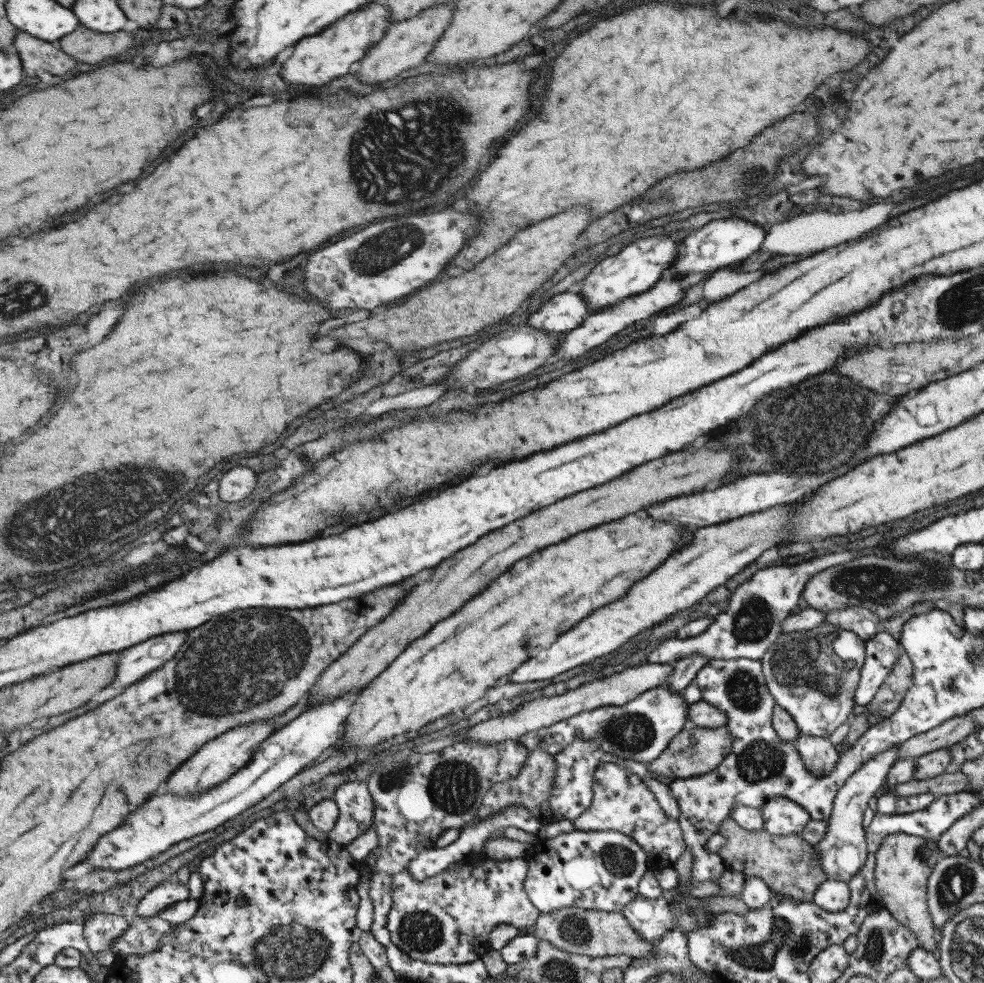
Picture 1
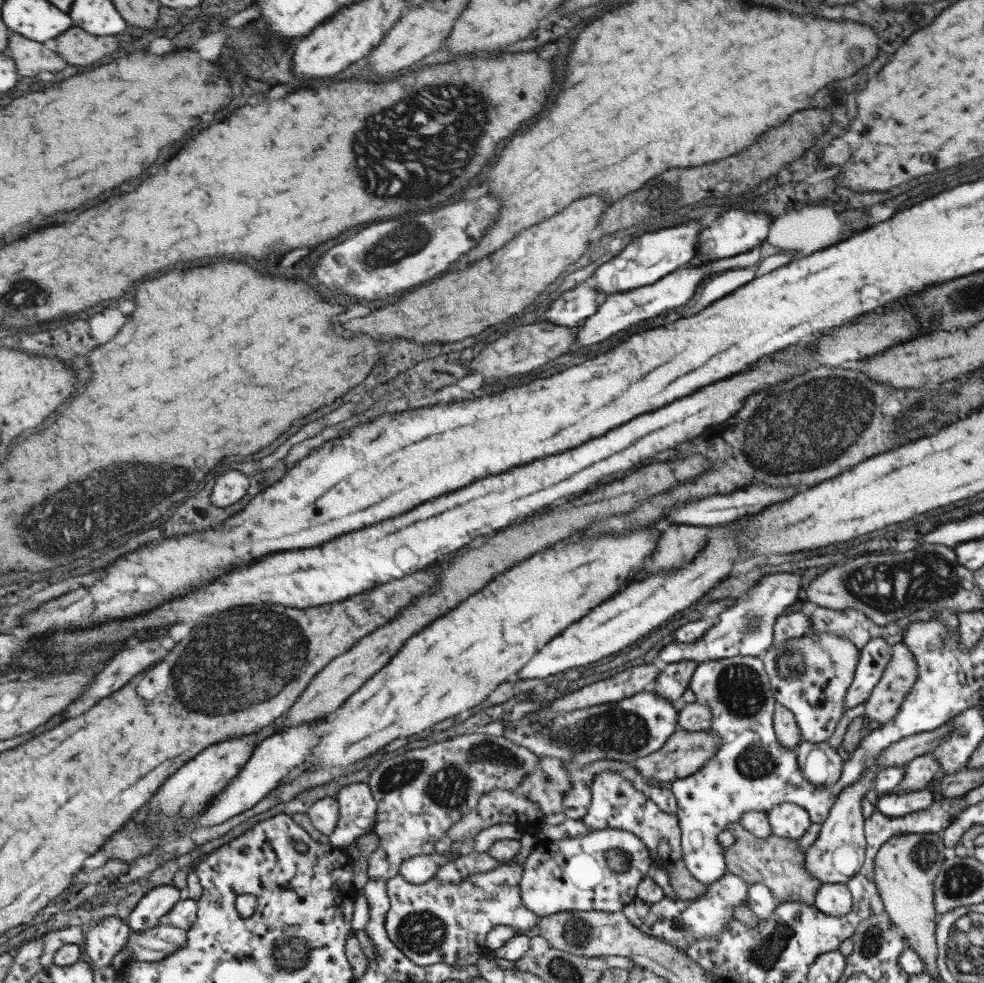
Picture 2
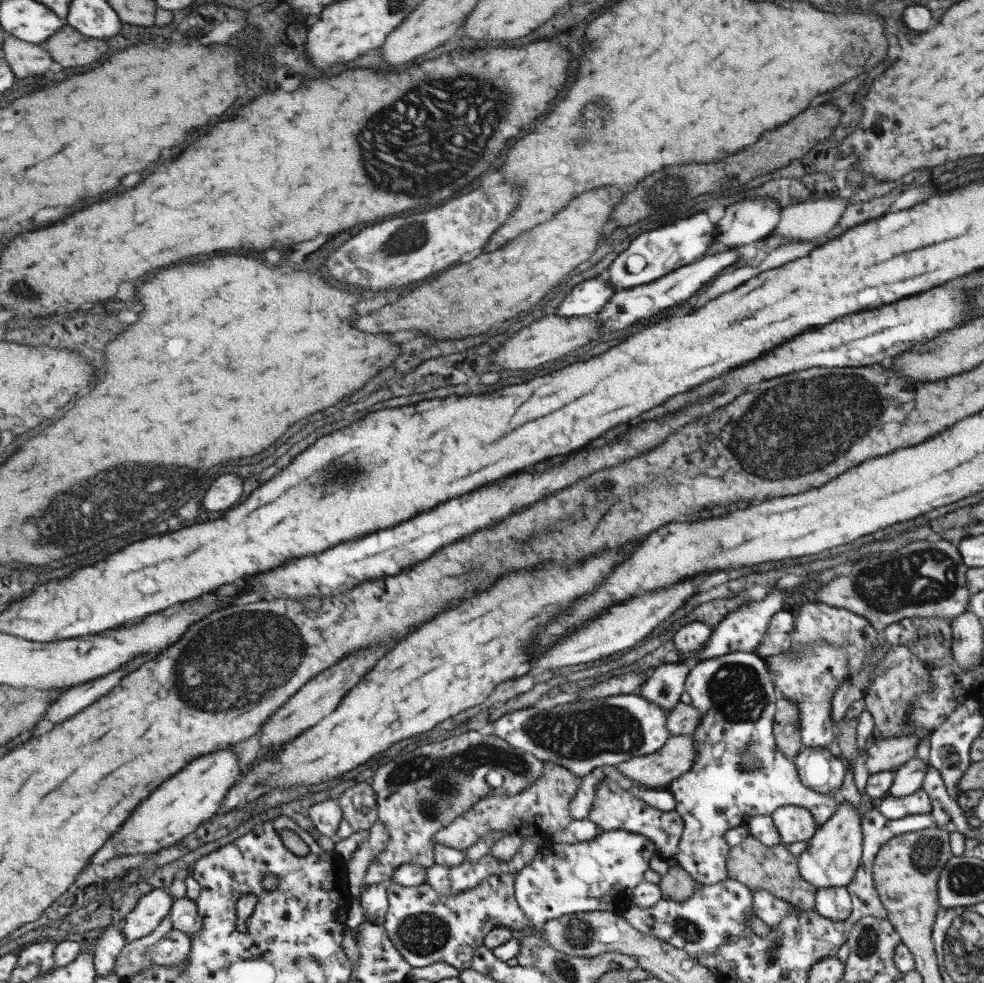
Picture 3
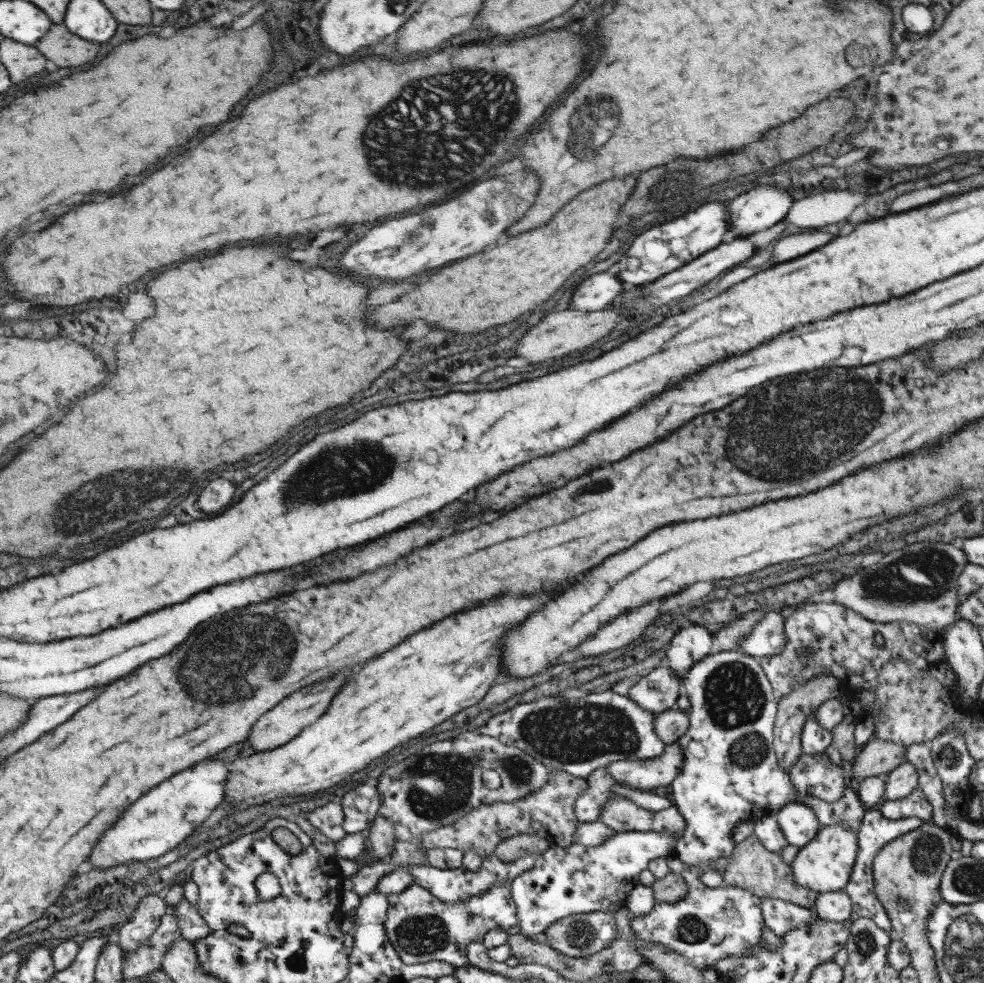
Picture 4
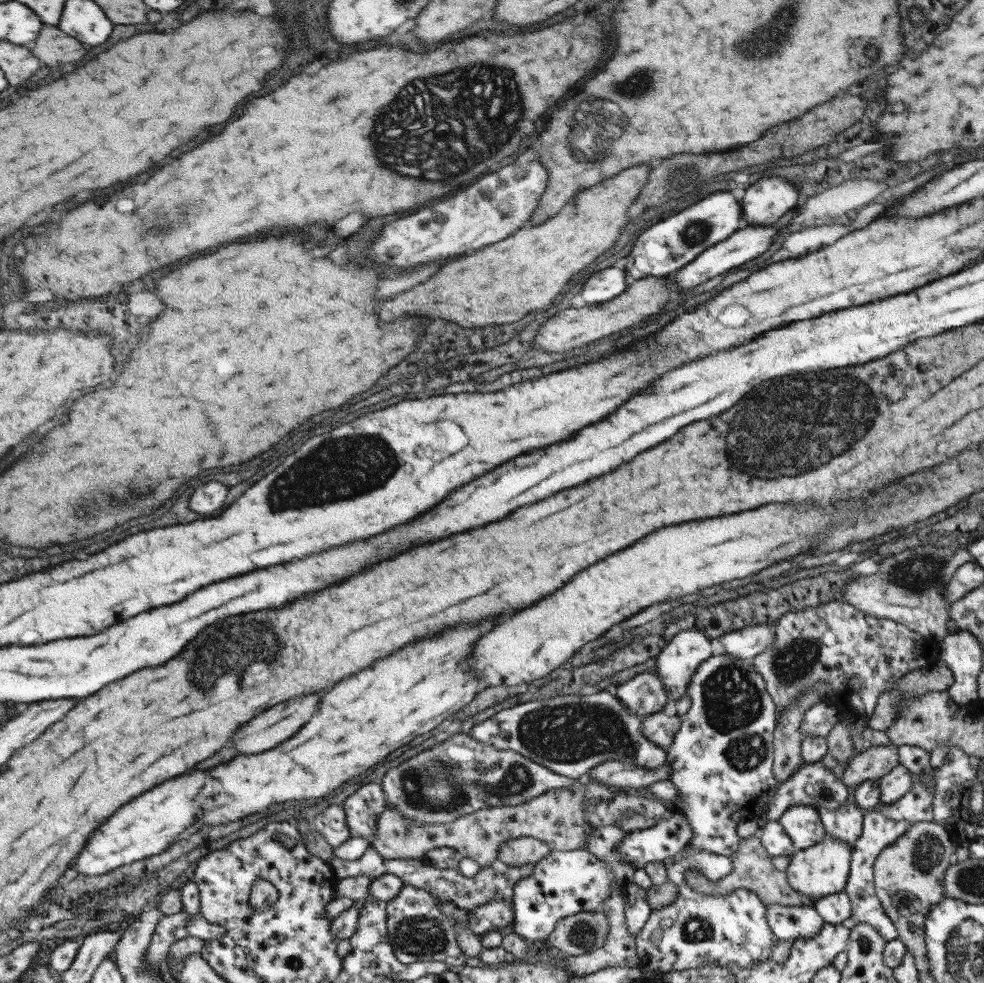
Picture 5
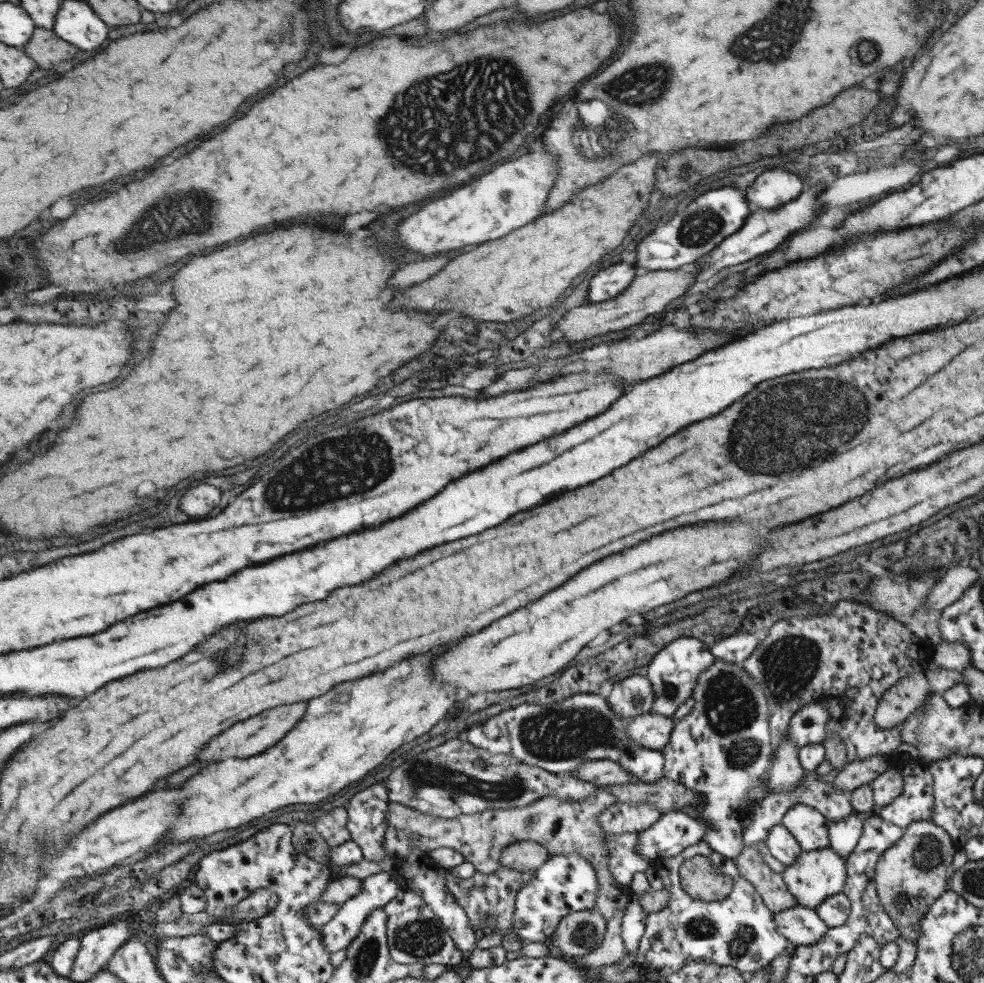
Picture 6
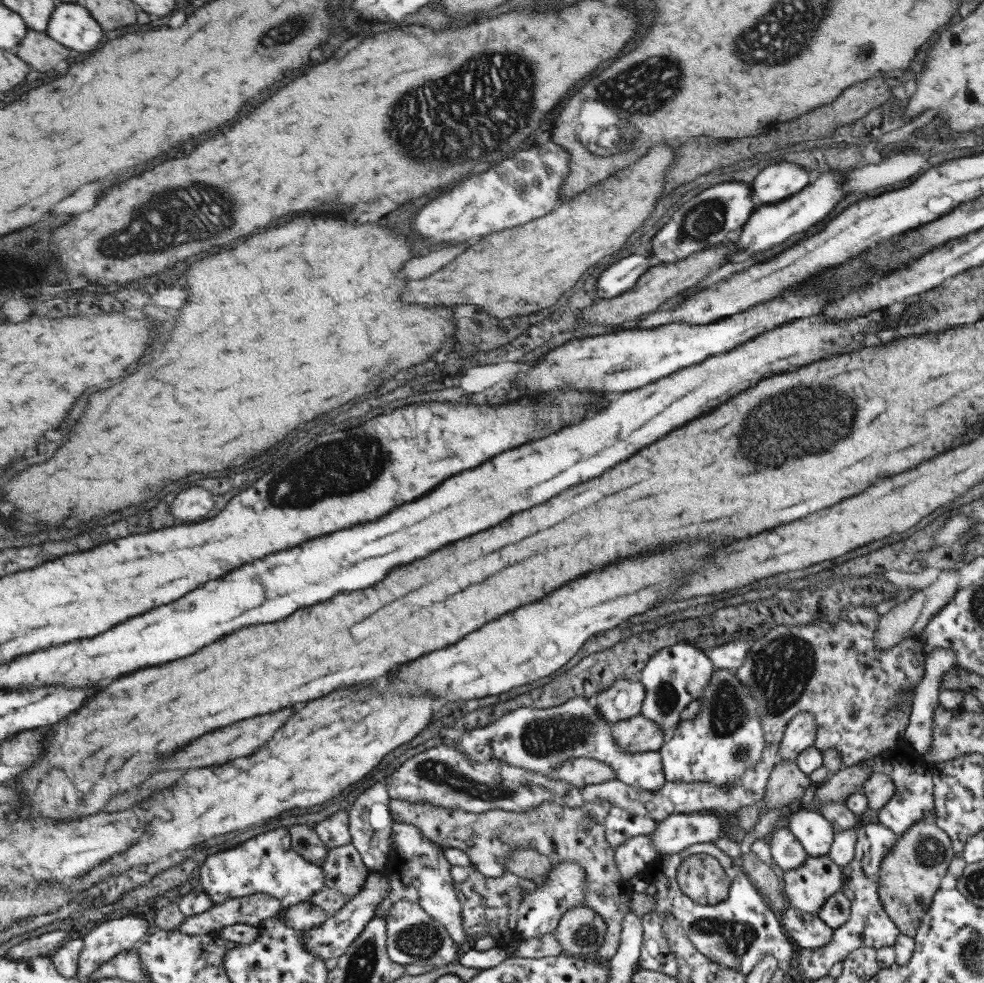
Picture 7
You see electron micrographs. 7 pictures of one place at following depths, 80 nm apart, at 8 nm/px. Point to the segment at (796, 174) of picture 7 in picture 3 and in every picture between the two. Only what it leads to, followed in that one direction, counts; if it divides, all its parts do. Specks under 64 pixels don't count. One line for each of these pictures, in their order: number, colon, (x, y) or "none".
3: (745, 221)
4: (756, 209)
5: (768, 199)
6: (771, 188)

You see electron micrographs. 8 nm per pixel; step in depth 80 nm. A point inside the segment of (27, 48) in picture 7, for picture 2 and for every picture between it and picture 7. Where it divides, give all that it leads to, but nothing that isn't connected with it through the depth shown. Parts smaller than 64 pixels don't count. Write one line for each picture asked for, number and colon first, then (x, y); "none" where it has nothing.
2: (80, 48)
3: (69, 47)
4: (65, 49)
5: (54, 47)
6: (46, 47)

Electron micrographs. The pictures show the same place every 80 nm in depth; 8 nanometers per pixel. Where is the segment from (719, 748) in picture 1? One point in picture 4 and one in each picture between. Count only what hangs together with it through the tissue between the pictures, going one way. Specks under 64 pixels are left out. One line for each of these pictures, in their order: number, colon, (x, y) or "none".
2: (684, 752)
3: (658, 769)
4: (654, 773)

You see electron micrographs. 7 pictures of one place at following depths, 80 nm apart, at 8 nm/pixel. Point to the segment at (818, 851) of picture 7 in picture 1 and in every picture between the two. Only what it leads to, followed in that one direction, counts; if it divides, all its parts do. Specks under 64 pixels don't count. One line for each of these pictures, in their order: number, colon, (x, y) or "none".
1: (781, 816)
2: (788, 821)
3: (794, 824)
4: (798, 824)
5: (801, 823)
6: (808, 827)

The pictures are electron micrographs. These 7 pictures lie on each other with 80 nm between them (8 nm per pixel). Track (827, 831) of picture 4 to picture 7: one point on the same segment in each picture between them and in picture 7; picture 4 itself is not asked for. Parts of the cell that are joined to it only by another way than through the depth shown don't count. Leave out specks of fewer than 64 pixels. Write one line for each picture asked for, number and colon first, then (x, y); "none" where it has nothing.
5: (822, 869)
6: (813, 876)
7: (806, 888)

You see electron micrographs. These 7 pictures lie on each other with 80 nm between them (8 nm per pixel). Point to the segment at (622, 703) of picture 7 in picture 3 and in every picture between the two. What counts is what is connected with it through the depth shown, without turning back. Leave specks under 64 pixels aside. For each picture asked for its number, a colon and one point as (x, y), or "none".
3: (664, 687)
4: (655, 692)
5: (643, 694)
6: (632, 696)

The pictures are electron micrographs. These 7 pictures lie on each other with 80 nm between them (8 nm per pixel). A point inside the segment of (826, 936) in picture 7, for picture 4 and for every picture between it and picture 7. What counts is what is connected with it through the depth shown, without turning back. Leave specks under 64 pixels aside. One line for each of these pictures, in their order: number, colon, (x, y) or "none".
4: (778, 915)
5: (790, 922)
6: (801, 926)

